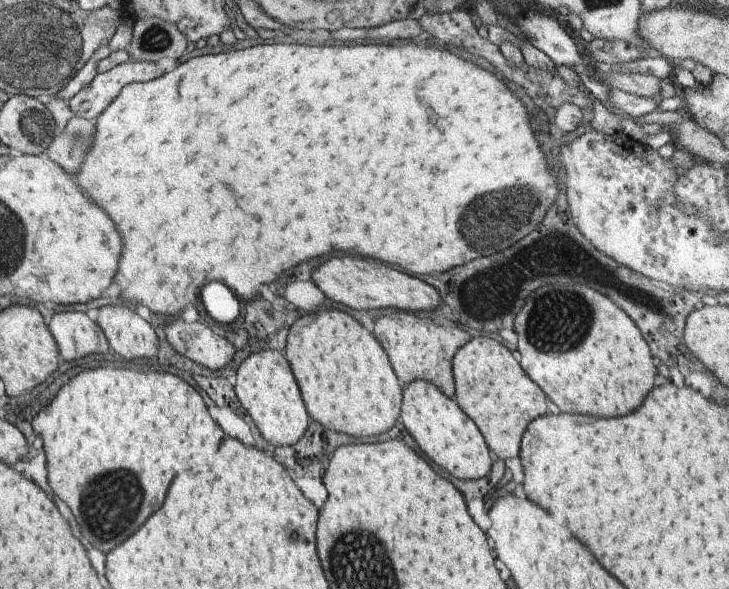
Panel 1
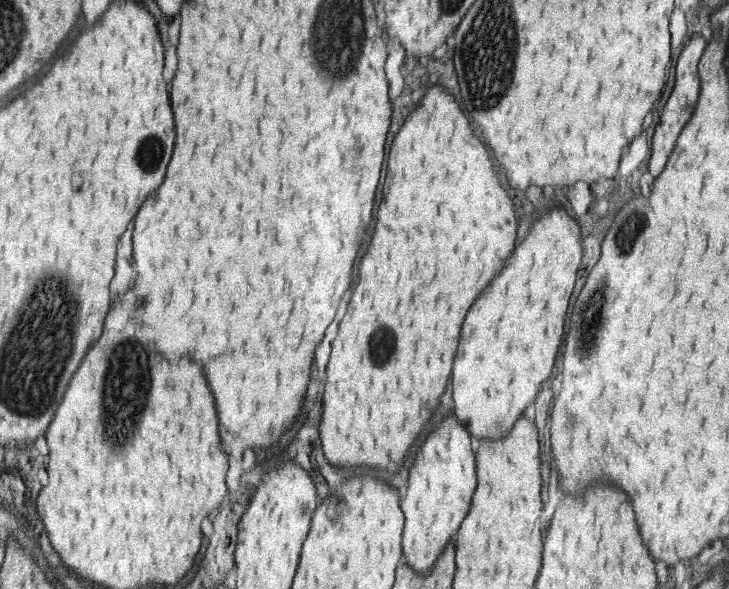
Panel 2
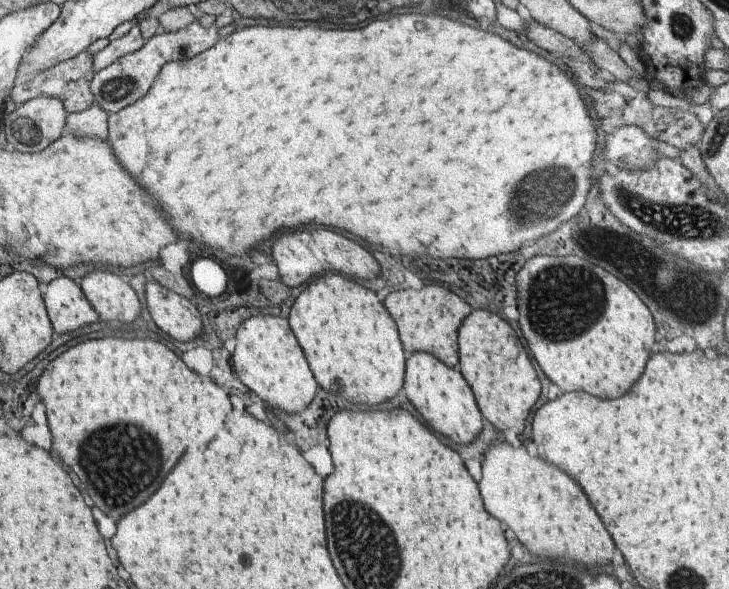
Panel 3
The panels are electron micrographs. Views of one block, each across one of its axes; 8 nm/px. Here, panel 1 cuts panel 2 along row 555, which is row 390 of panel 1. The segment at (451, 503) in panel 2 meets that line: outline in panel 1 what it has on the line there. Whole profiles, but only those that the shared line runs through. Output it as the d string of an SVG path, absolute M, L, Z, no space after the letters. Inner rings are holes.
M415 380L405 385L403 400L403 427L432 462L444 470L448 477L458 480L480 480L490 472L490 452L478 426L460 410L459 403L444 396L435 384L427 380Z

